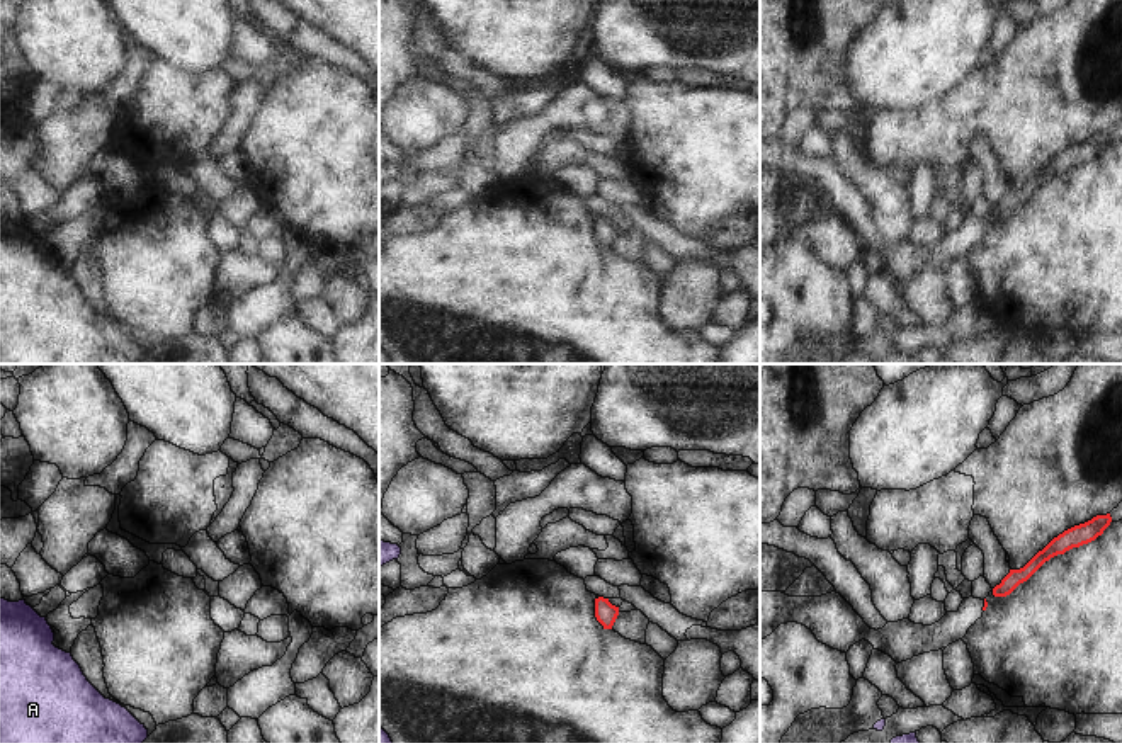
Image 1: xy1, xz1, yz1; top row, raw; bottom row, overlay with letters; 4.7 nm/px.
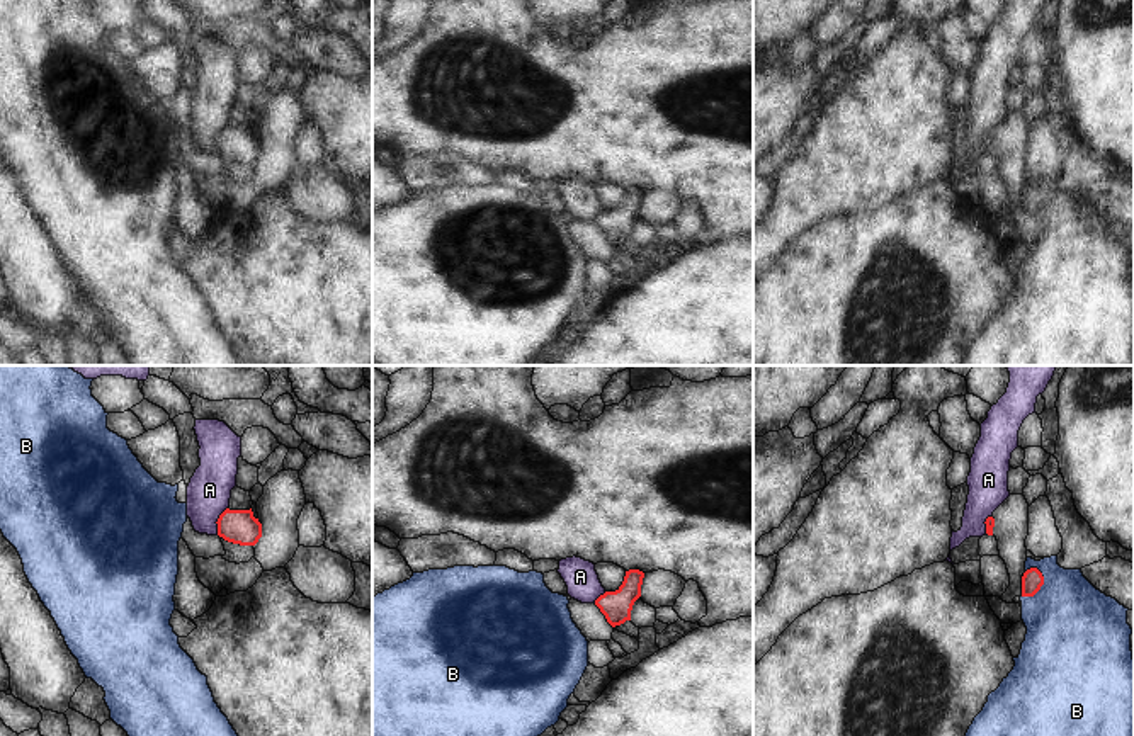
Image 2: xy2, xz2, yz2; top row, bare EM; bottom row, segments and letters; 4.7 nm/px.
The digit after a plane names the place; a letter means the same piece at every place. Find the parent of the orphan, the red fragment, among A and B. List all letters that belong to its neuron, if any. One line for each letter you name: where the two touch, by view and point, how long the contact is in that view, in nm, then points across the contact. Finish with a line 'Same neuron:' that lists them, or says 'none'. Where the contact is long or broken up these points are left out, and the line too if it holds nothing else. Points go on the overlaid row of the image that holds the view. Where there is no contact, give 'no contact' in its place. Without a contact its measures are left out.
Same neuron: none

